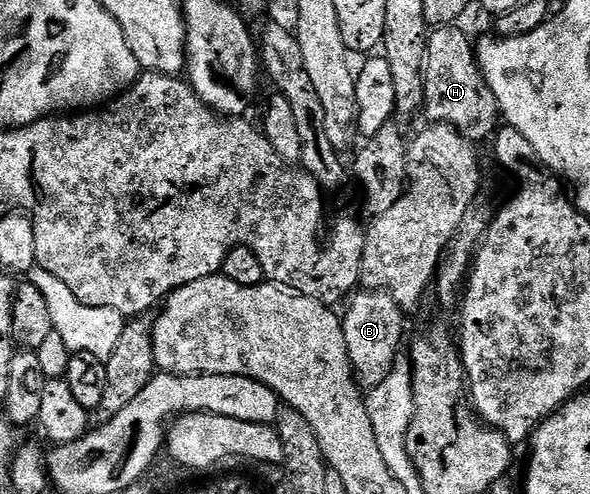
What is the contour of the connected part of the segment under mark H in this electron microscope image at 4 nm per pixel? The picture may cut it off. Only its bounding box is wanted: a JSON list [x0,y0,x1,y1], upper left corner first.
[423,25,499,145]

